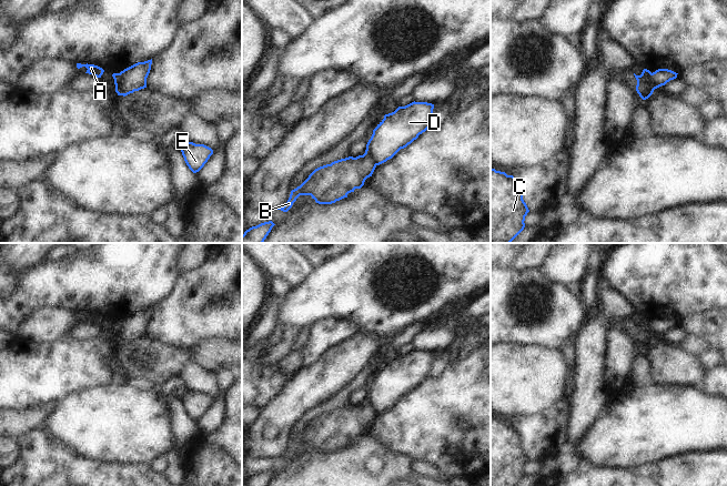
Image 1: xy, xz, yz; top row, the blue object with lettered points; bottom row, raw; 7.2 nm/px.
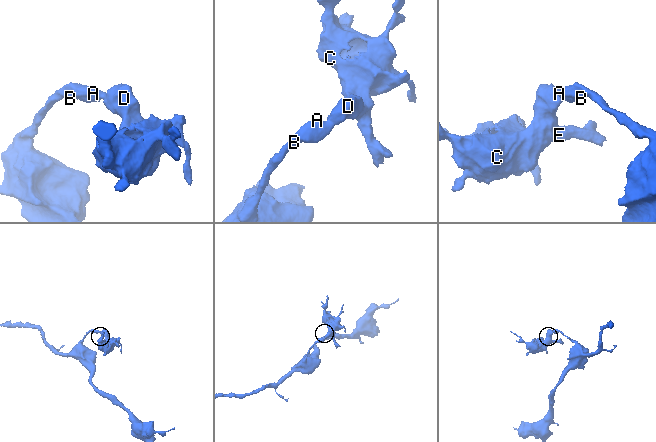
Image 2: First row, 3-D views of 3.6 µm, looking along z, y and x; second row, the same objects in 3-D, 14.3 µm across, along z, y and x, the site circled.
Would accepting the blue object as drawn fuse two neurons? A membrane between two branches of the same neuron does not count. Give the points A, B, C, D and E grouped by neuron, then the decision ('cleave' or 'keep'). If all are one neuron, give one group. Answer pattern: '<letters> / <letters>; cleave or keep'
A B / C D E; cleave

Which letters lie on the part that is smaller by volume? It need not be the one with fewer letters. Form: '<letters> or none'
C, D, E

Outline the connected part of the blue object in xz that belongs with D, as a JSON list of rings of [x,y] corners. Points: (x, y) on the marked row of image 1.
[[[414,101],[385,114],[373,130],[365,152],[377,165],[392,159],[430,128],[433,109],[432,103]]]

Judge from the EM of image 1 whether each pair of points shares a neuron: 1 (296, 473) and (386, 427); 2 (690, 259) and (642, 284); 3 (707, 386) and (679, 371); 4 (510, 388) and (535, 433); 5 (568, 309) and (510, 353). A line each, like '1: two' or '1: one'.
1: two
2: one
3: two
4: two
5: two

